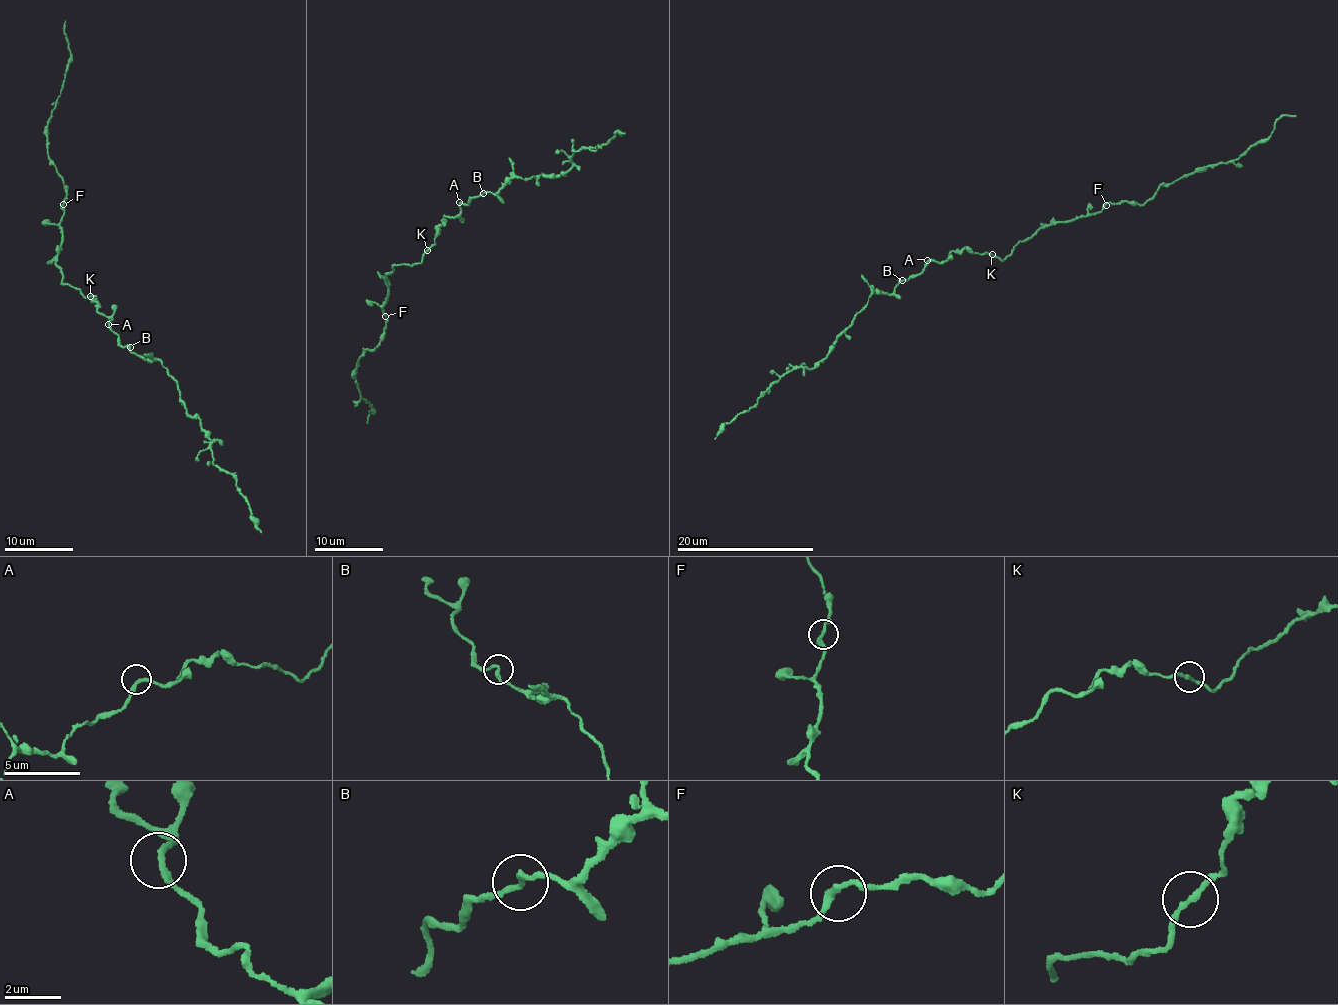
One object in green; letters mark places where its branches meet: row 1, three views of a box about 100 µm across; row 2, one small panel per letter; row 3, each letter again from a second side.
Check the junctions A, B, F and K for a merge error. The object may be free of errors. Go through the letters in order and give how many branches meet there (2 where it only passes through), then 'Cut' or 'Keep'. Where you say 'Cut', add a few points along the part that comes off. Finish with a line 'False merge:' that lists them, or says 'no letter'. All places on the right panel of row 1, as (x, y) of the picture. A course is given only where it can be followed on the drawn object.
A: Branches: 2. Keep
B: Branches: 2. Keep
F: Branches: 2. Keep
K: Branches: 2. Keep
False merge: no letter

